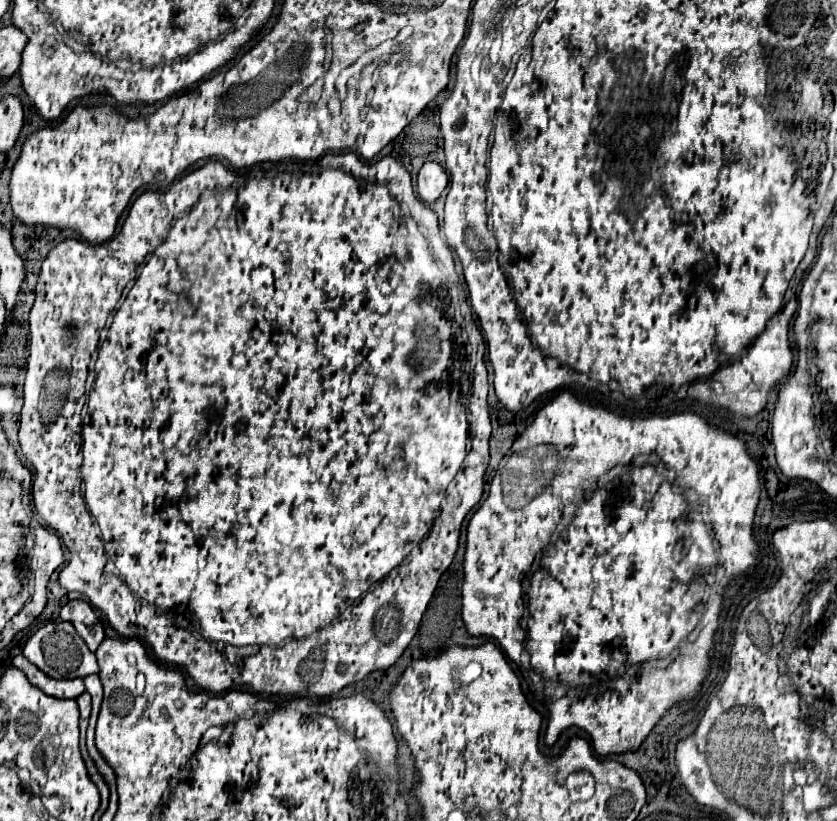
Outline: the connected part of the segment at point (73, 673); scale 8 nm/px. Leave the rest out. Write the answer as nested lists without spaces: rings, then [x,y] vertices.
[[[59,622],[59,624],[45,624],[43,628],[39,628],[25,644],[23,648],[23,656],[35,664],[41,672],[45,672],[47,676],[55,678],[55,680],[73,680],[73,678],[85,678],[89,674],[99,674],[99,666],[95,660],[95,654],[89,652],[89,648],[83,644],[81,636],[75,632],[75,628],[71,628],[71,624],[67,622]]]

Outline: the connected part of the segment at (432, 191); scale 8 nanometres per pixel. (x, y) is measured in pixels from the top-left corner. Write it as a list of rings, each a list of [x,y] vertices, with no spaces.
[[[425,162],[421,166],[417,178],[417,192],[423,202],[433,204],[441,196],[447,184],[449,184],[449,176],[437,162]]]

